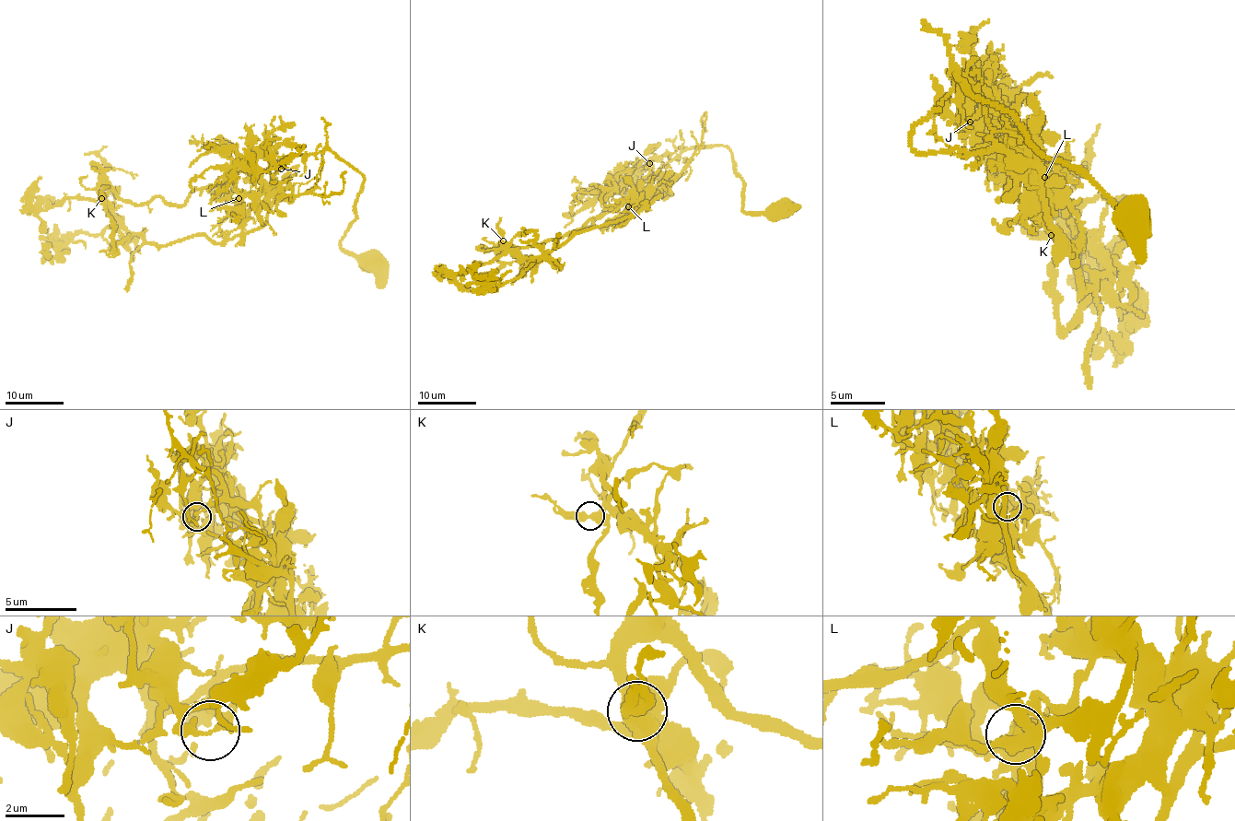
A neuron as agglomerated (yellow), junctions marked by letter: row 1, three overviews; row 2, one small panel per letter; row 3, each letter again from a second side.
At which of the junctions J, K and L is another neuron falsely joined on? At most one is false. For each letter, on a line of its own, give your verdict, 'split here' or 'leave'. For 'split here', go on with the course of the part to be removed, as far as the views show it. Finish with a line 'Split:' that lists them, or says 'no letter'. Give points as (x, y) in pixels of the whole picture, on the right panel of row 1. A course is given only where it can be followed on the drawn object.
J: split here; course (970, 122), (1016, 119), (1079, 289), (1112, 267), (1137, 297), (1126, 342), (1090, 356)
K: leave
L: leave
Split: J

